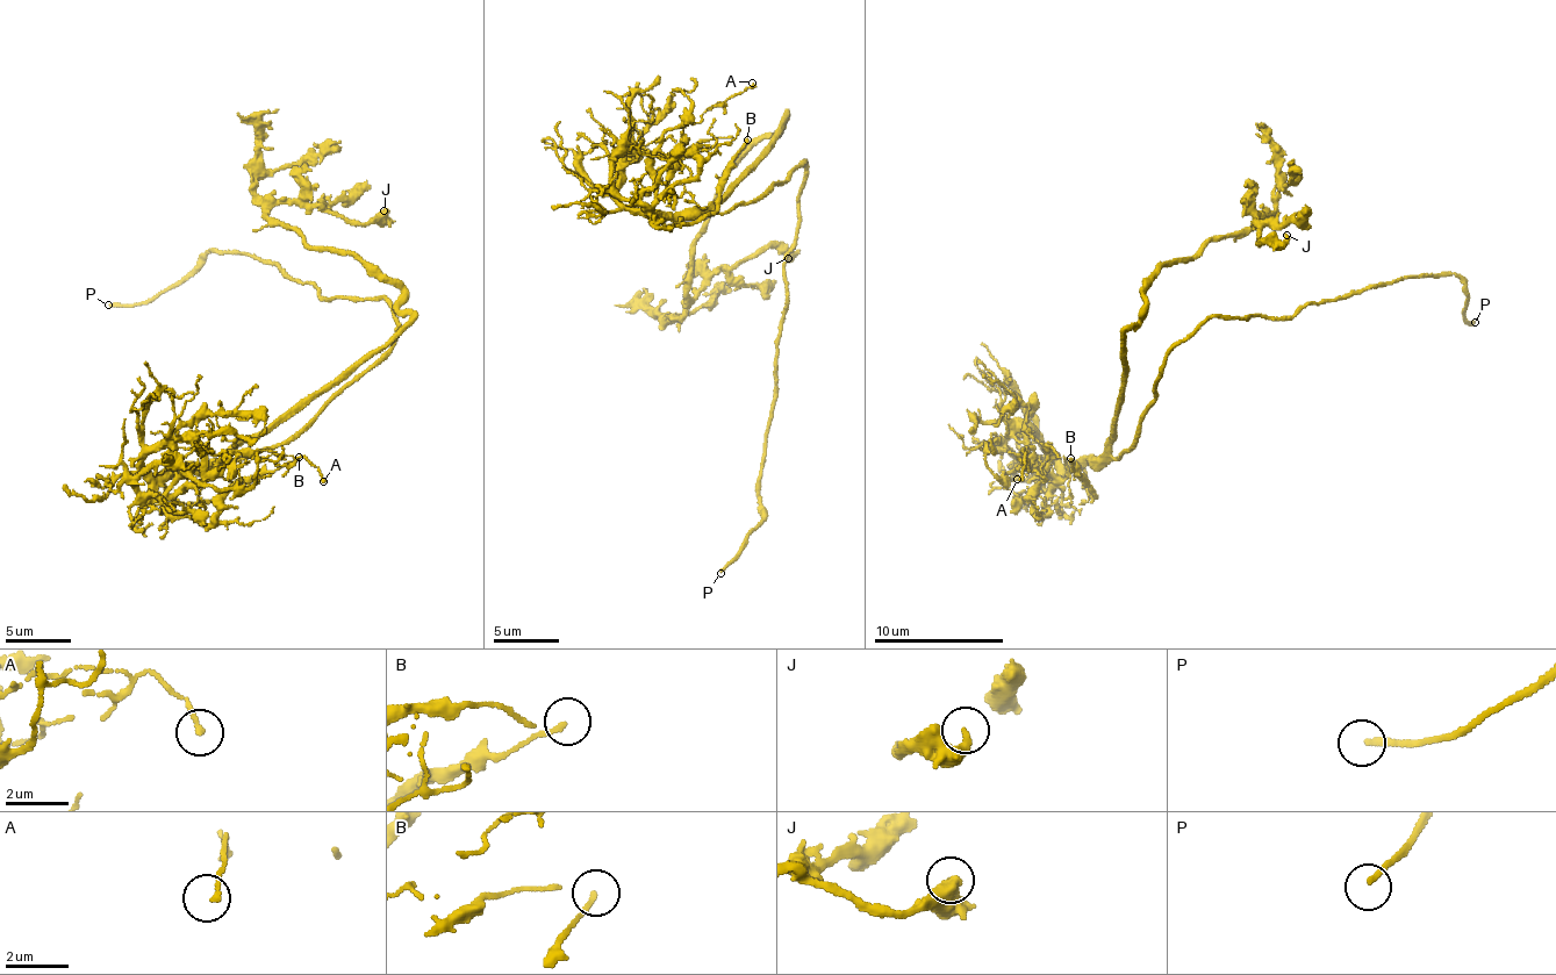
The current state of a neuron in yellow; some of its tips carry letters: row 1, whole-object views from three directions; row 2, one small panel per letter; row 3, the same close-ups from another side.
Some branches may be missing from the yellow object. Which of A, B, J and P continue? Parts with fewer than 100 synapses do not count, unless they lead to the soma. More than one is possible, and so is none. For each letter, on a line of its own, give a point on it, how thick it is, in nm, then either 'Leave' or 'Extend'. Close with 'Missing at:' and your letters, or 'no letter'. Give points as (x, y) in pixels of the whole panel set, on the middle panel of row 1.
A: Place: (752, 83). Thickness 170 nm. Leave
B: Place: (747, 140). Thickness 150 nm. Leave
J: Place: (788, 258). Thickness 360 nm. Leave
P: Place: (721, 573). Thickness 180 nm. Extend
Missing at: P

